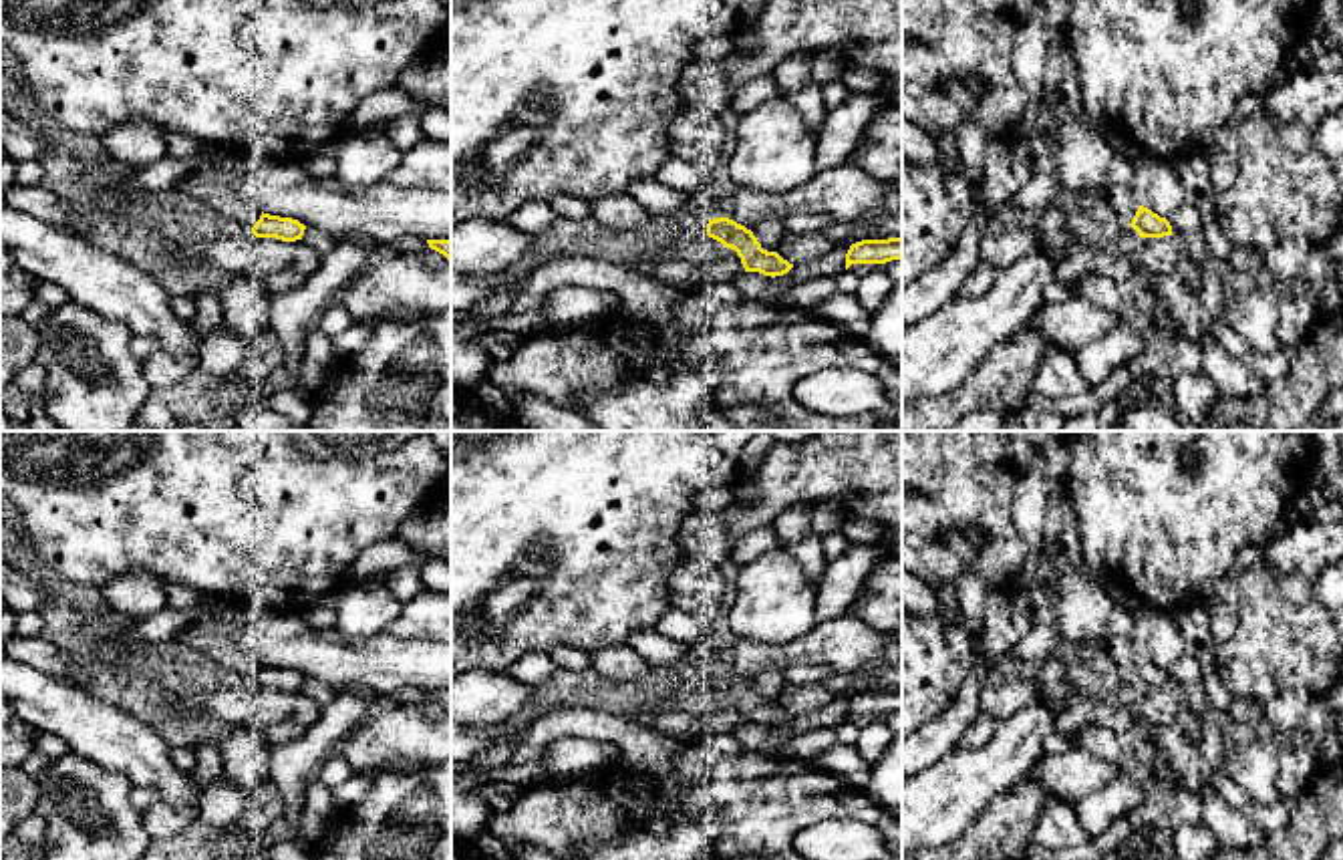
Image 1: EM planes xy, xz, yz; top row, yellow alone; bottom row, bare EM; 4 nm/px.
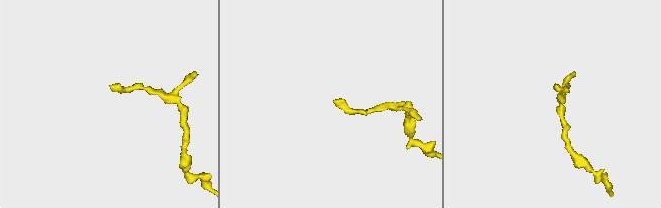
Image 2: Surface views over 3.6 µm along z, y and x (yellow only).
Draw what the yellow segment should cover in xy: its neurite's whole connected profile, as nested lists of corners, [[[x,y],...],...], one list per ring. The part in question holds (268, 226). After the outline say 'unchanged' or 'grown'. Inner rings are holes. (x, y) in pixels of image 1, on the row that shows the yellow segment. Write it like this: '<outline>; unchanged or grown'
[[[262,211],[260,220],[252,228],[252,234],[256,238],[276,238],[282,242],[296,242],[296,240],[302,240],[304,230],[306,226],[300,224],[298,220],[270,216]]]; unchanged

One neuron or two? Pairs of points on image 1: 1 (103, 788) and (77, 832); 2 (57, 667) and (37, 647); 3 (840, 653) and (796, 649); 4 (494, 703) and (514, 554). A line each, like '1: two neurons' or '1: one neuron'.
1: one neuron
2: one neuron
3: one neuron
4: two neurons

